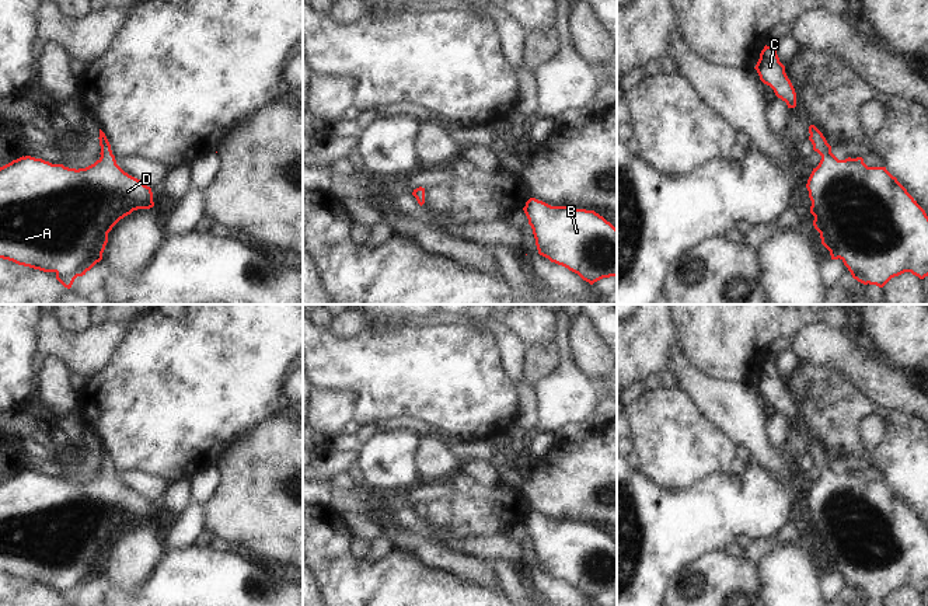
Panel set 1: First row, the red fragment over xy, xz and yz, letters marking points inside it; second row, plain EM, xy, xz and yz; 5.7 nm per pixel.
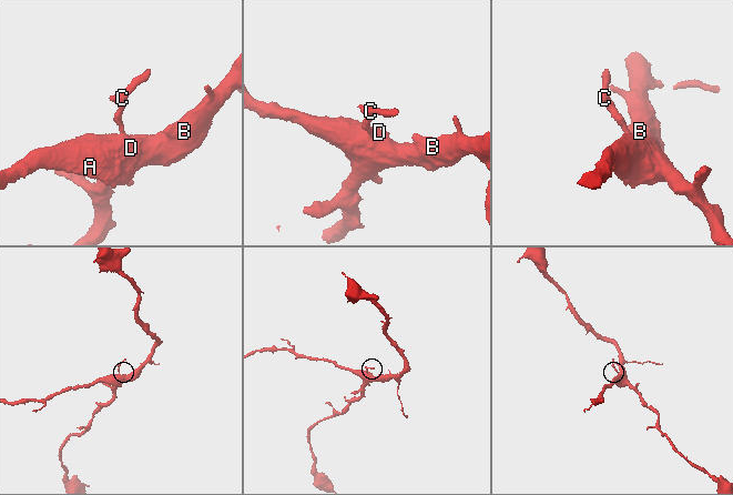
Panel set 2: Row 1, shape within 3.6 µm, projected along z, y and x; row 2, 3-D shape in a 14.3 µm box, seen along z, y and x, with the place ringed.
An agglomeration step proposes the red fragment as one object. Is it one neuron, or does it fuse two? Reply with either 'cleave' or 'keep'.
keep

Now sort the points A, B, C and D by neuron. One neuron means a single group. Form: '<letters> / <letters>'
A B C D

